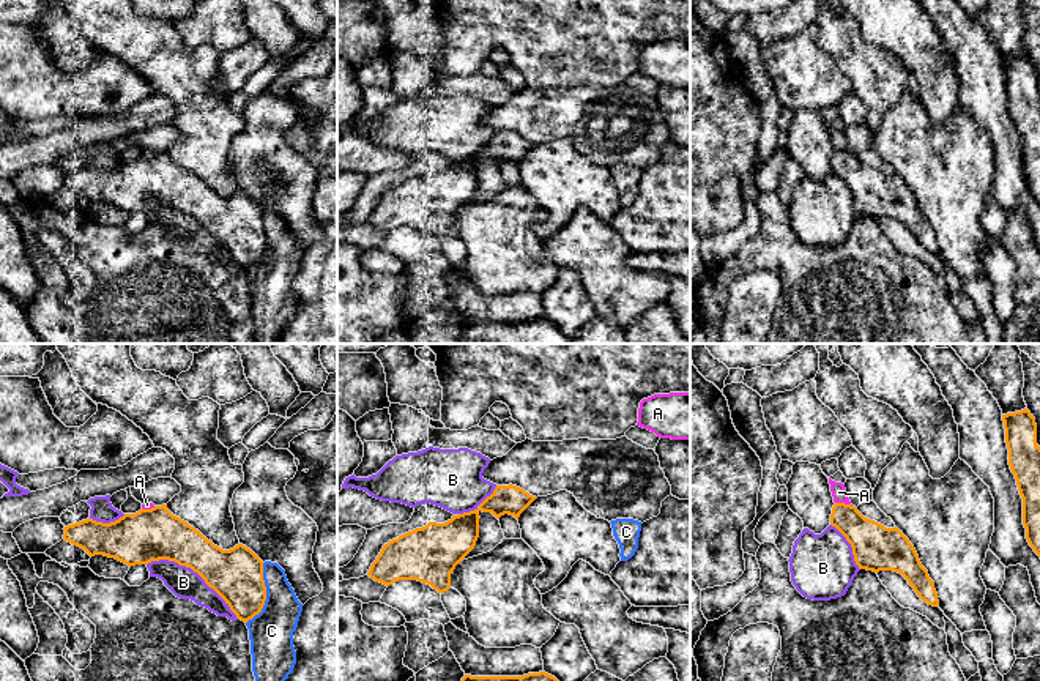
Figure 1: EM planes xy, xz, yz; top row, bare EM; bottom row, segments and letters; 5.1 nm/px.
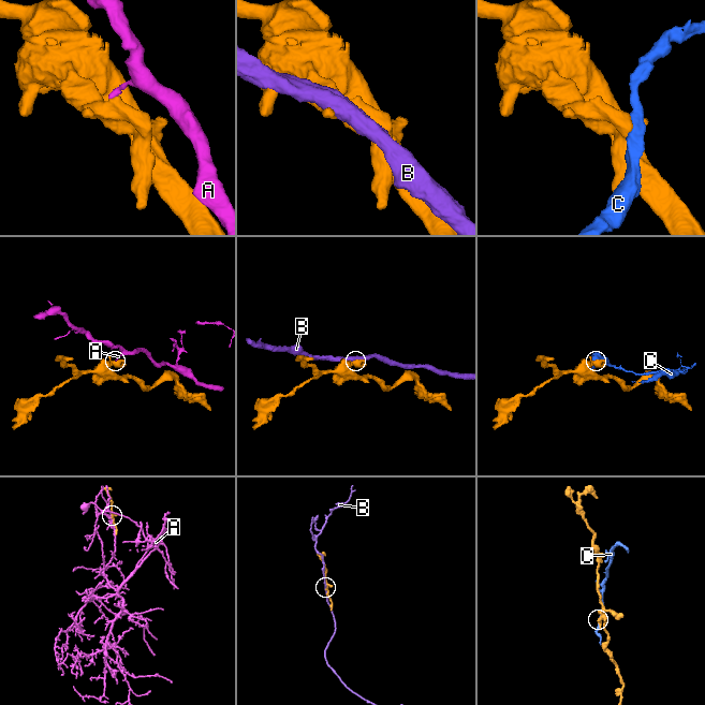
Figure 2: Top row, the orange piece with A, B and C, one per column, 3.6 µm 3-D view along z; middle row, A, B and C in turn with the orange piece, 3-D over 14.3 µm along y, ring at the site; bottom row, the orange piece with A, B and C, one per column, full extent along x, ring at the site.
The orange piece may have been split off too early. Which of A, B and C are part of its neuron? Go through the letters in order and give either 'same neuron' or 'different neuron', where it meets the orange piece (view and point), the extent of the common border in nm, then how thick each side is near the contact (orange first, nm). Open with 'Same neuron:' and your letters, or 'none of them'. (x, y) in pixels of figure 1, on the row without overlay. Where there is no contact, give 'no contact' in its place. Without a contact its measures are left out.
Same neuron: none of them
A: different neuron; contact yz (843, 150); length 90 nm; calibres 220 and 80 nm
B: different neuron; contact xy (194, 218); length 550 nm; calibres 280 and 160 nm
C: different neuron; contact xy (265, 241); length 320 nm; calibres 280 and 220 nm

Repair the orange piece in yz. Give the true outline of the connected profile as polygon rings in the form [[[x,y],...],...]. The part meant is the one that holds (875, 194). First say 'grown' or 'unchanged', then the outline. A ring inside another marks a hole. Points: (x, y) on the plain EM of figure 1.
unchanged; [[[845,150],[834,151],[830,172],[851,191],[859,216],[898,219],[923,249],[939,252],[934,229],[922,213],[914,192],[897,173],[886,175]]]

